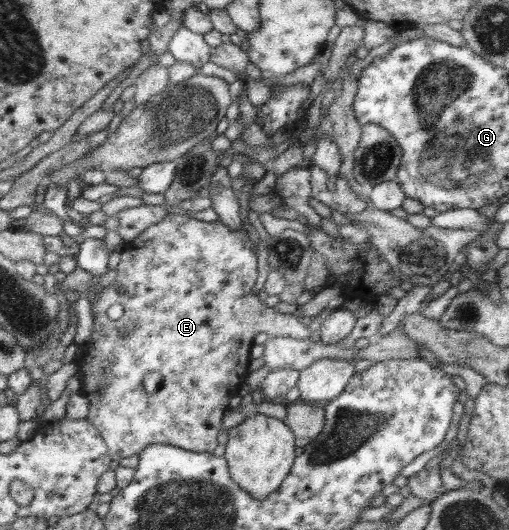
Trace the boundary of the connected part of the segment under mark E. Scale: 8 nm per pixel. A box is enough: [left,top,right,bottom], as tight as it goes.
[72,213,313,461]

